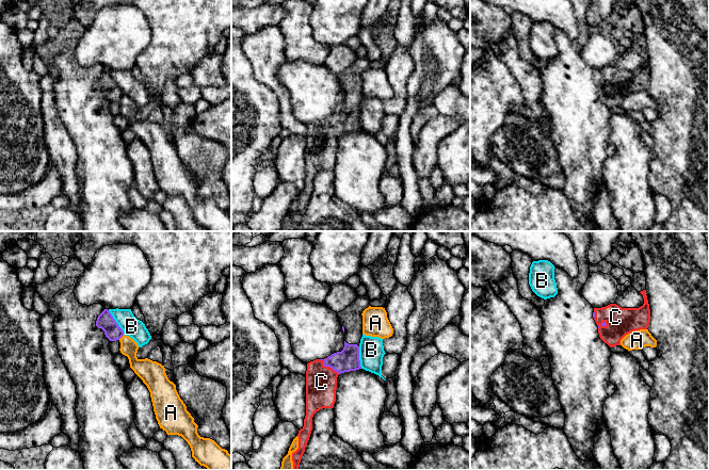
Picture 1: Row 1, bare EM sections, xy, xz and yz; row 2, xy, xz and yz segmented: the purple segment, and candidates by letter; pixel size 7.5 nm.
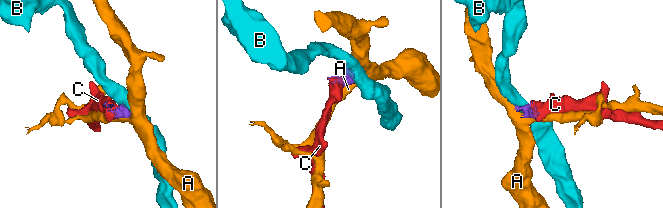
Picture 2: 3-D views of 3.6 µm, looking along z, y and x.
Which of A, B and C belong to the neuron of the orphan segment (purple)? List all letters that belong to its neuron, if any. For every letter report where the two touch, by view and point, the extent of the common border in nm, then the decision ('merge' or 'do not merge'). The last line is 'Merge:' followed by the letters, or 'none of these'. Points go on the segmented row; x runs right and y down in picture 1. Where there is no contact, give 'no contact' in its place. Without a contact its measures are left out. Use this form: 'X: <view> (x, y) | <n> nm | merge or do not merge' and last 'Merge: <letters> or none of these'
A: xy (121, 337) | 60 nm | do not merge
B: xy (115, 322) | 220 nm | do not merge
C: xz (327, 366) | 190 nm | merge
Merge: C

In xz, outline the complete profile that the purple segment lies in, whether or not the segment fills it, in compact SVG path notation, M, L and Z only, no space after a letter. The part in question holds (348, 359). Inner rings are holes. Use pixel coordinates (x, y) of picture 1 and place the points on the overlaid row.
M358 296L343 311L338 312L339 323L344 333L344 347L324 359L316 359L307 363L306 371L306 416L304 426L299 431L299 449L292 453L293 470L299 470L302 456L312 431L312 417L322 408L333 408L336 402L337 377L339 374L361 369L359 360L359 343L362 337L362 311L370 306L369 296Z

